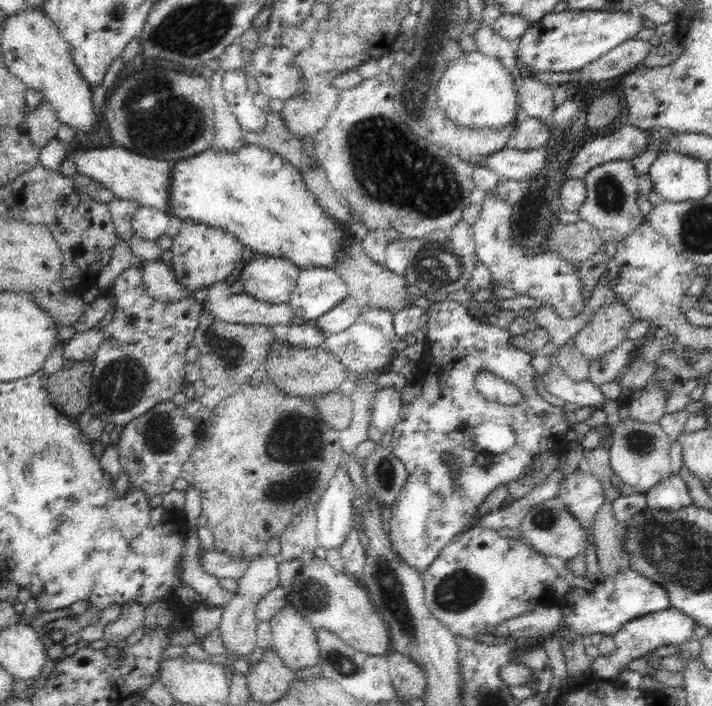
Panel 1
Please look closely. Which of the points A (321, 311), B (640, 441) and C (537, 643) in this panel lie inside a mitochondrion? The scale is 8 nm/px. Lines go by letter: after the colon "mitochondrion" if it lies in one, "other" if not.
A: other
B: mitochondrion
C: other

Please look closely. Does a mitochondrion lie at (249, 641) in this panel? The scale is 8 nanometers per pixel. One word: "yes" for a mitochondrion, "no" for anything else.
no

